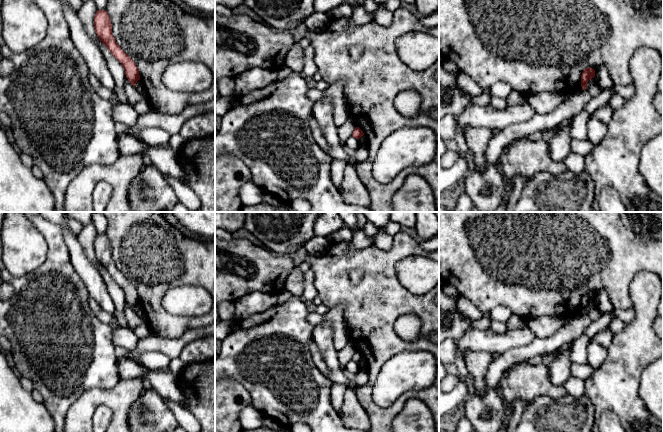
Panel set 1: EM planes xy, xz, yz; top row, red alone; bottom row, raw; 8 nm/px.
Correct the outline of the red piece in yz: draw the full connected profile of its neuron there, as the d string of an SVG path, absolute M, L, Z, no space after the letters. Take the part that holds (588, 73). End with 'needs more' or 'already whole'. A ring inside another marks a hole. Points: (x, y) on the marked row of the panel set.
M591 67L583 70L581 75L581 87L582 90L586 89L588 81L595 77L595 70Z | already whole

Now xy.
M97 10L94 16L94 28L100 41L110 53L121 63L126 78L135 87L140 80L139 70L134 61L121 49L112 34L112 24L106 10Z | already whole

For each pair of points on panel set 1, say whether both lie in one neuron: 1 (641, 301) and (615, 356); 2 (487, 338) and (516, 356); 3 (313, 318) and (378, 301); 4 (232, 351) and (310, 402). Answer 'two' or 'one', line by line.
1: one
2: two
3: two
4: one

